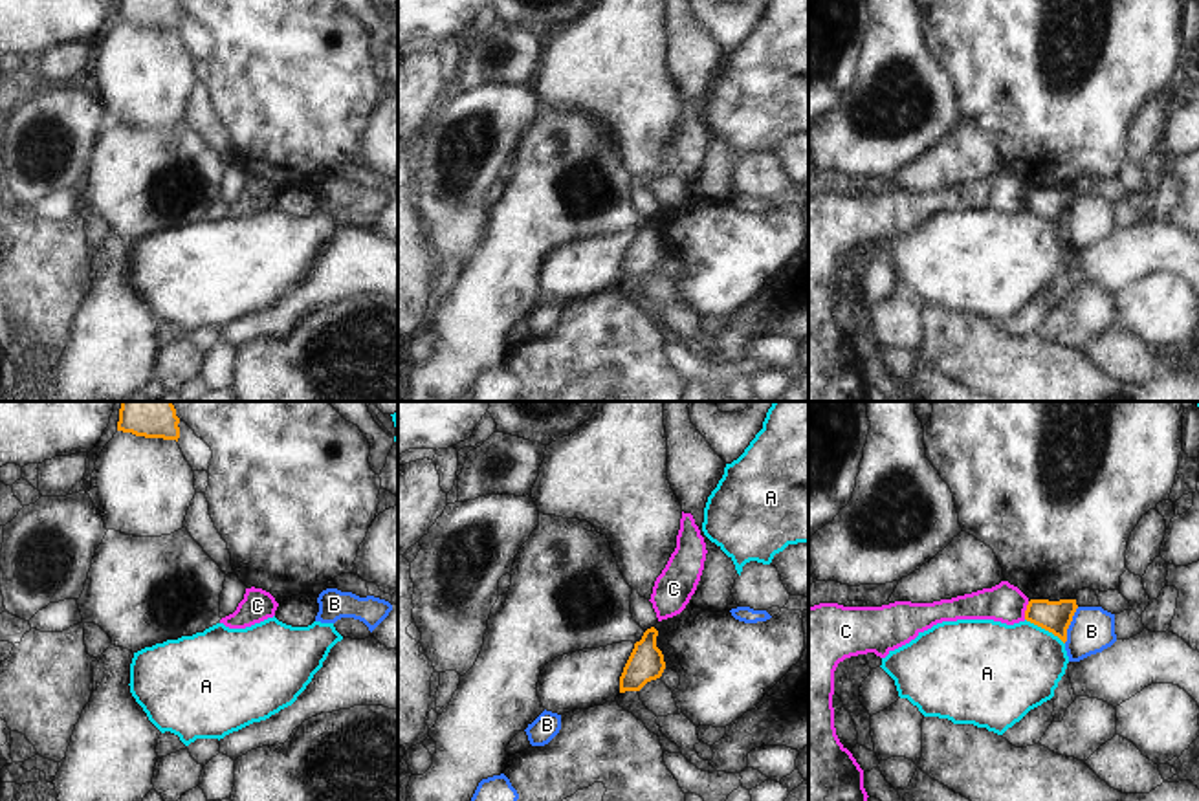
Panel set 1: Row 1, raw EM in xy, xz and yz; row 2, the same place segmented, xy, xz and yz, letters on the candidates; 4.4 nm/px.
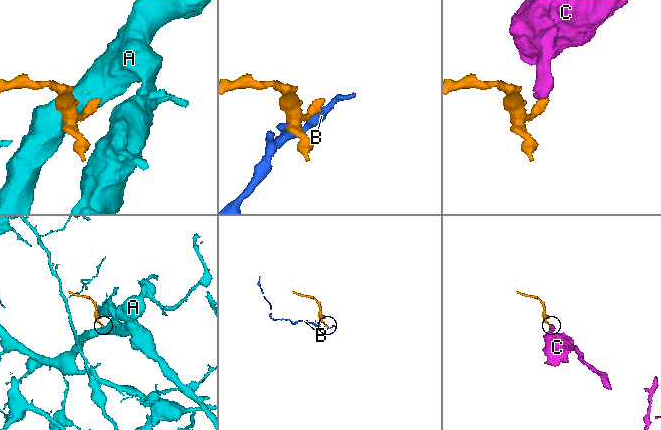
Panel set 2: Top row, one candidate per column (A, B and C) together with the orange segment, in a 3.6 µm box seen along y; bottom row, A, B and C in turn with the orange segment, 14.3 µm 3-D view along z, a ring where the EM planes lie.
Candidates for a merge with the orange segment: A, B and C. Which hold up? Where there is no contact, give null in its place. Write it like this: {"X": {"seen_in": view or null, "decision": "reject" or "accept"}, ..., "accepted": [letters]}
{"A": {"seen_in": "yz", "decision": "reject"}, "B": {"seen_in": "yz", "decision": "reject"}, "C": {"seen_in": "yz", "decision": "reject"}, "accepted": []}

